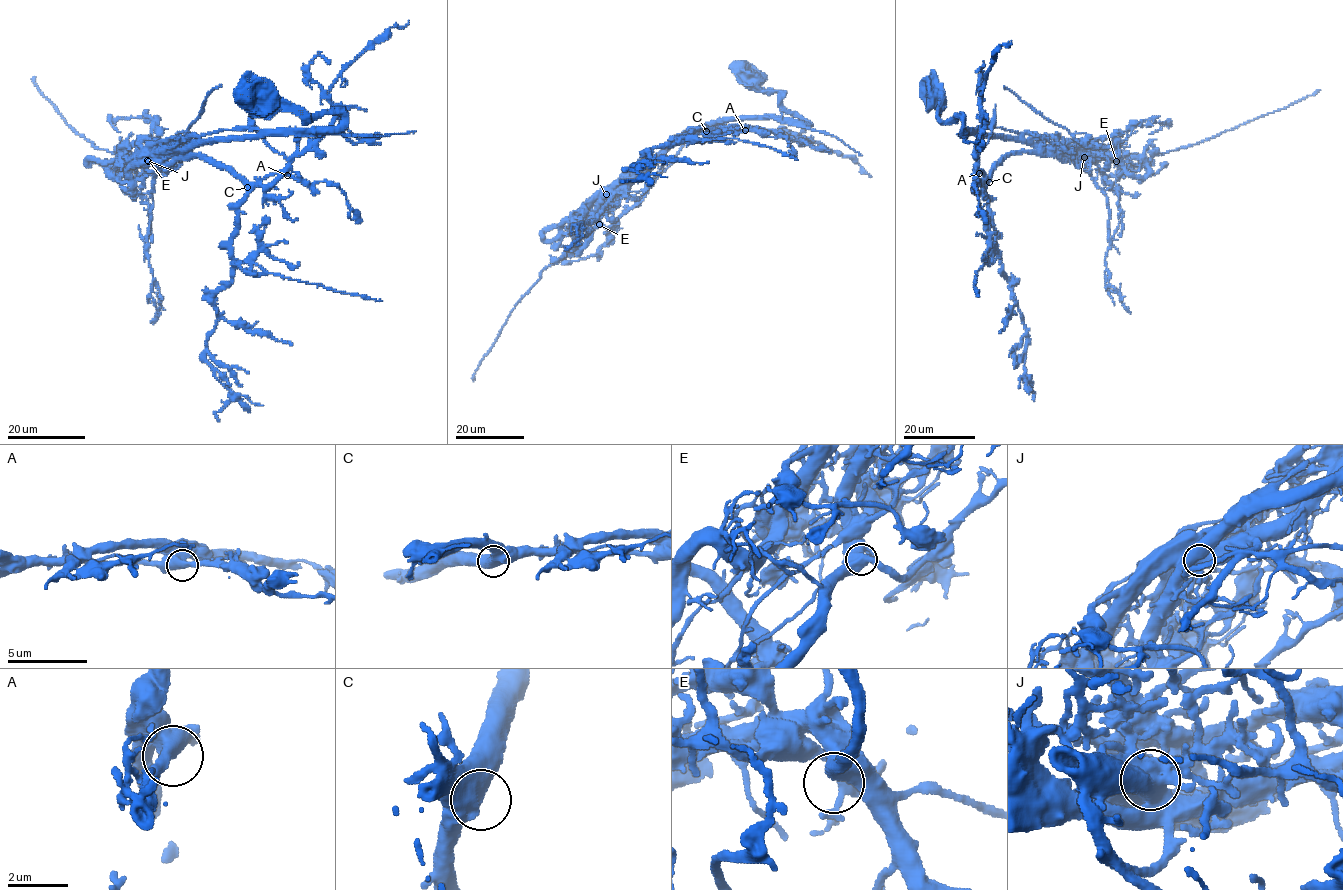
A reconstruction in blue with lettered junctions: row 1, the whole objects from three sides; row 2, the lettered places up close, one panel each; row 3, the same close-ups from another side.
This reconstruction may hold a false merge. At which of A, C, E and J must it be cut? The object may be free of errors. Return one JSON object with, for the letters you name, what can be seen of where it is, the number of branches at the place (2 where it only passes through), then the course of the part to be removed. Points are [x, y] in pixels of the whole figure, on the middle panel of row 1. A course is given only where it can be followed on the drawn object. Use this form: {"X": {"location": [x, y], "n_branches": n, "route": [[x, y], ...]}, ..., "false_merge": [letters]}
{"false_merge": []}

